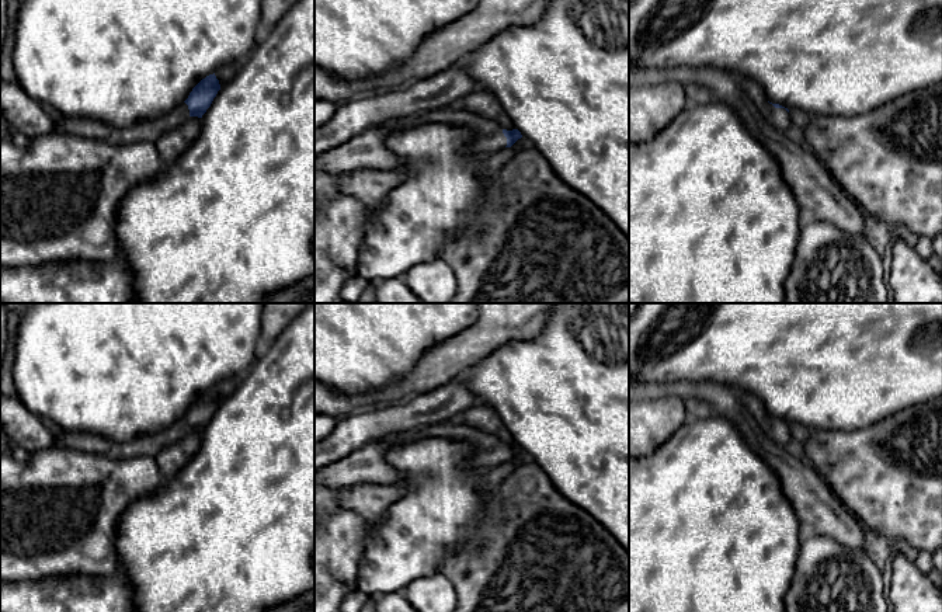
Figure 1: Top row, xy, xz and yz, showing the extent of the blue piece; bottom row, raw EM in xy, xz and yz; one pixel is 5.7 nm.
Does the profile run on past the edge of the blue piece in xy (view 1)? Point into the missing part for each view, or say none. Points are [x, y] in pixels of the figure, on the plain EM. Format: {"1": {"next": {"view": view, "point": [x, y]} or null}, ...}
{"1": {"next": {"view": "xy", "point": [150, 444]}}}

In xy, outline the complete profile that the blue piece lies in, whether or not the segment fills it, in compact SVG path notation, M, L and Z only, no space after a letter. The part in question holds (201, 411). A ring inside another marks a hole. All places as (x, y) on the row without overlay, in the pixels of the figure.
M215 387L202 393L188 413L164 430L136 437L126 442L117 442L97 434L72 432L53 427L55 446L70 448L112 459L133 456L156 456L166 446L181 441L190 431L202 432L220 404Z

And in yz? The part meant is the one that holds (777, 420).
M761 410L755 413L757 421L761 425L762 431L776 444L786 446L792 439L789 424L779 420L772 418L764 414Z

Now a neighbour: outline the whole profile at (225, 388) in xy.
M233 375L230 378L220 380L215 386L215 390L219 394L220 403L237 389L241 380L243 380L243 375Z

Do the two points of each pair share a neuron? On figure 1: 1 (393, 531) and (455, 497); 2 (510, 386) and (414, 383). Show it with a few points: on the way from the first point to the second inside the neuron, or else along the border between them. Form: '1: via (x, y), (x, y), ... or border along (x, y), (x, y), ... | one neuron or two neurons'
1: via (409, 531), (419, 531), (440, 513) | one neuron
2: border along (486, 357), (468, 367), (458, 376) | two neurons

